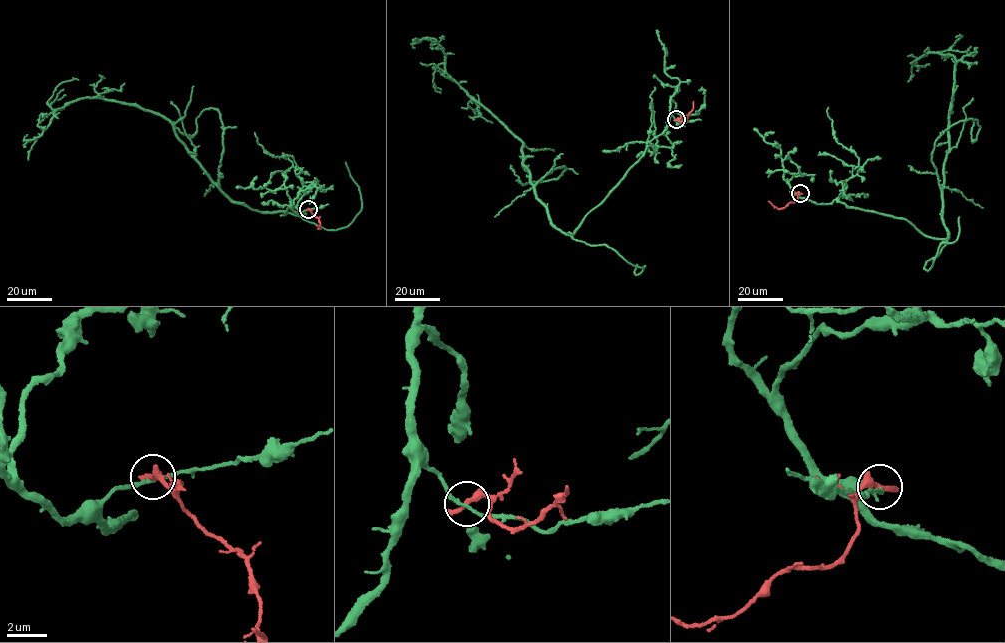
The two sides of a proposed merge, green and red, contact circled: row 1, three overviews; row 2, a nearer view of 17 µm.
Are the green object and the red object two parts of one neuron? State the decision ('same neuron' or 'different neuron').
different neuron

